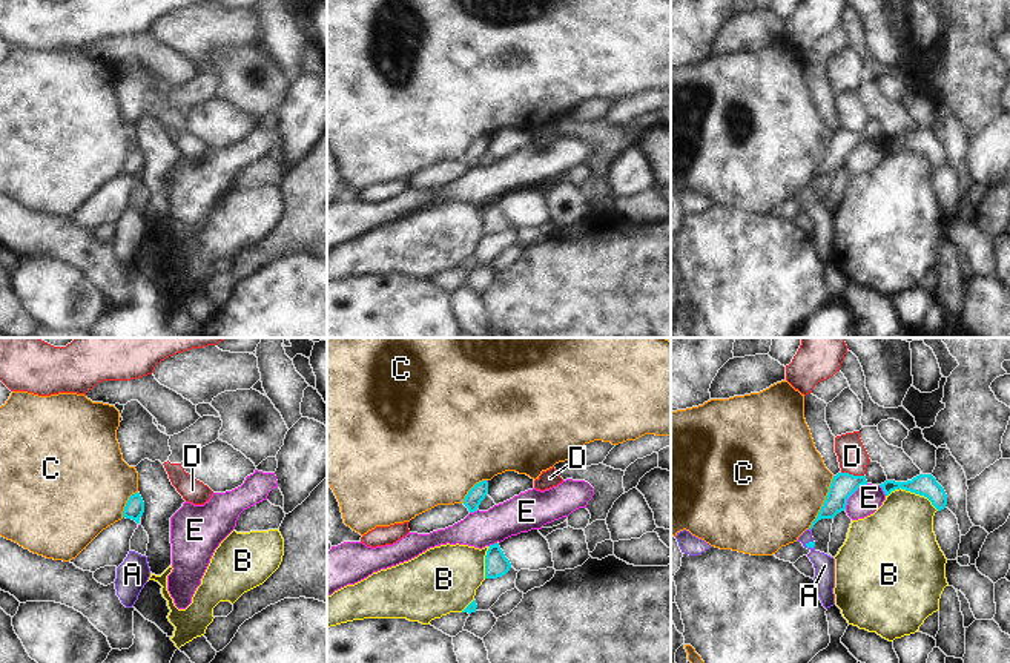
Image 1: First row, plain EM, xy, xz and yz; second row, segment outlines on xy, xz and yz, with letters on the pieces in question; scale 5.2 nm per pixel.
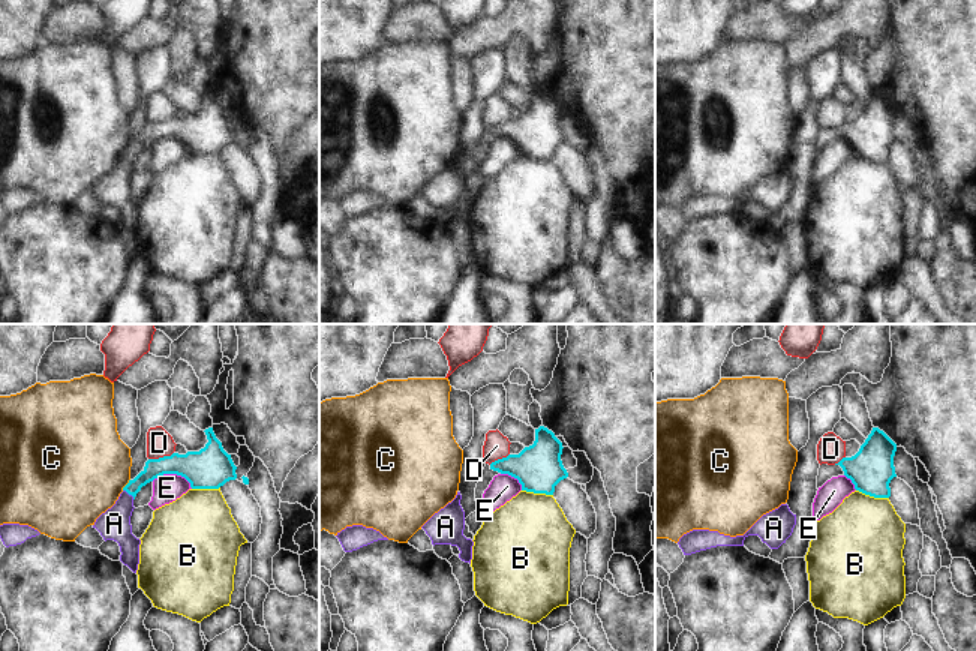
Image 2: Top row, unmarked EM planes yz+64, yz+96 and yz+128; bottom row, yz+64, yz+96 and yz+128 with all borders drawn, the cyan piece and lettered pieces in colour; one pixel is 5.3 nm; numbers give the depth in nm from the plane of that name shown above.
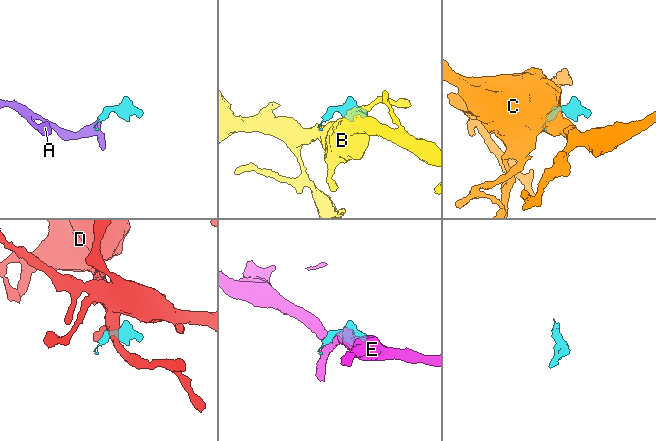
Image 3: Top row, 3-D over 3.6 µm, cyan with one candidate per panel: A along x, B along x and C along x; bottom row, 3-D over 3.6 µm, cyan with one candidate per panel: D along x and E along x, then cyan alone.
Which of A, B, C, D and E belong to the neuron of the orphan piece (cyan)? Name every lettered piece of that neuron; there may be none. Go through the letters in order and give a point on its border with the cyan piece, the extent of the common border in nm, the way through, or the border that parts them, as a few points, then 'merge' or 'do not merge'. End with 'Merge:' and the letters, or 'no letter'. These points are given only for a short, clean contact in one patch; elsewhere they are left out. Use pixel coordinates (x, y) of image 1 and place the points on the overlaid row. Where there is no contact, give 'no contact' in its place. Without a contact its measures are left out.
A: contact yz (809, 542); length 60 nm; way yz (811, 544), (809, 542), (825, 565); merge
B: contact yz (912, 491); length 300 nm; border yz (886, 494), (904, 488), (923, 494), (938, 510); do not merge
C: contact yz (825, 502); length 320 nm; border yz (834, 476), (826, 499), (808, 528); do not merge
D: contact yz (852, 474); length 120 nm; border yz (841, 471), (863, 476); do not merge
E: contact yz (852, 493); length 180 nm; border yz (868, 484), (863, 484), (848, 499), (844, 508); do not merge
Merge: A

